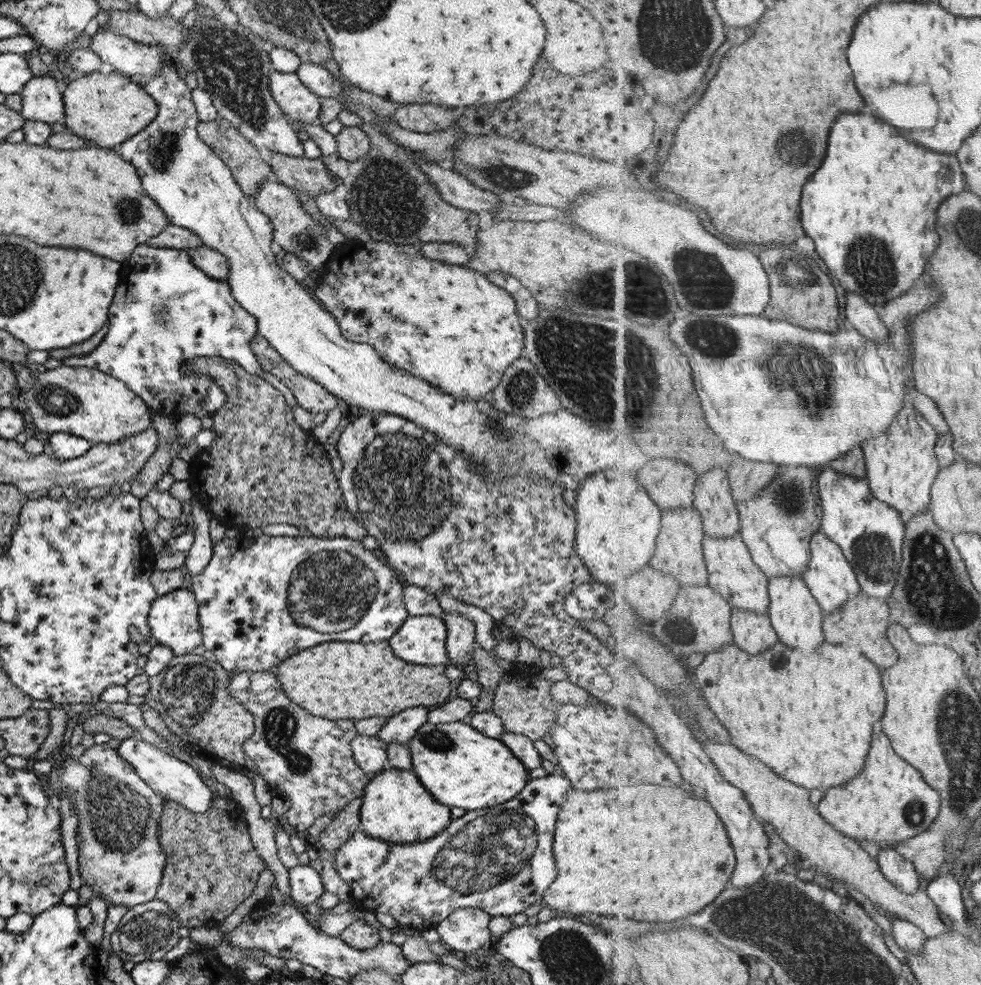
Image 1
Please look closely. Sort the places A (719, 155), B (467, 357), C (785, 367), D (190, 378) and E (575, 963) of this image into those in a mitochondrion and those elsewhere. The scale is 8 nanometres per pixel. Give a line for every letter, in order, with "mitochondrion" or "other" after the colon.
A: other
B: other
C: mitochondrion
D: other
E: mitochondrion

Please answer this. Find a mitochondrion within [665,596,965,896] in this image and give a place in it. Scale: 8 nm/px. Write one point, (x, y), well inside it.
(914, 811)

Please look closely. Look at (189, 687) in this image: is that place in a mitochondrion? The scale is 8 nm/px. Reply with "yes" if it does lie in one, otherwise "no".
yes

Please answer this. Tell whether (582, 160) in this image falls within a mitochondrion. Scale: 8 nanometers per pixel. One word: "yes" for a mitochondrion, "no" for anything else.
no

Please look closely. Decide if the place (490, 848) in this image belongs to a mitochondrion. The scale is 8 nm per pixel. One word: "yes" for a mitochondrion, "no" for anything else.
yes

